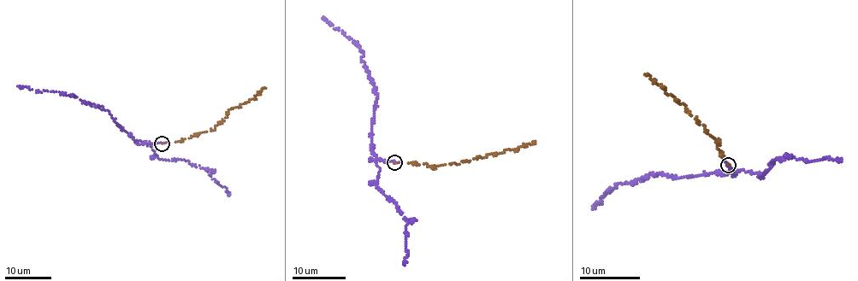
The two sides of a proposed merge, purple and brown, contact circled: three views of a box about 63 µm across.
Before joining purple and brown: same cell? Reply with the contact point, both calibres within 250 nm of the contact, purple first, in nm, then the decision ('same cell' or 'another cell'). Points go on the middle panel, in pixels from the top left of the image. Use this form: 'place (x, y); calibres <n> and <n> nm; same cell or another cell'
place (394, 162); calibres 180 and 100 nm; same cell

